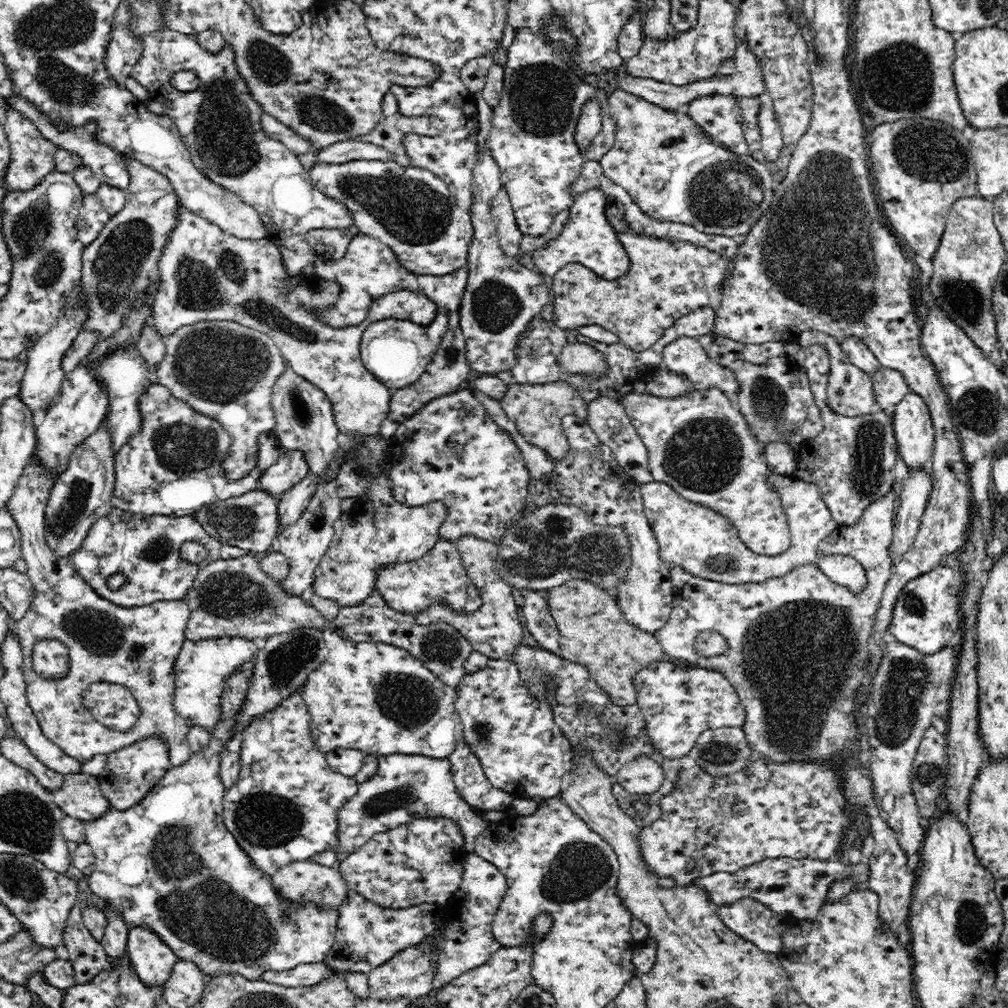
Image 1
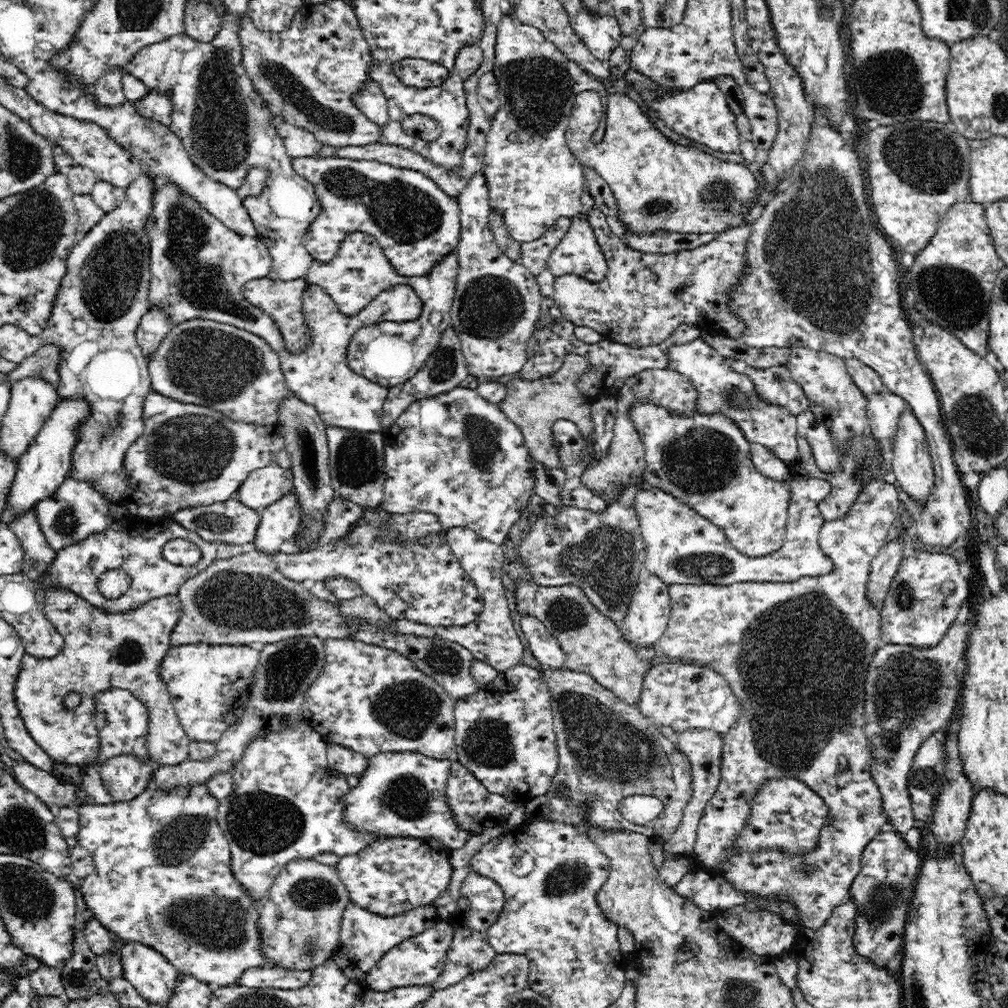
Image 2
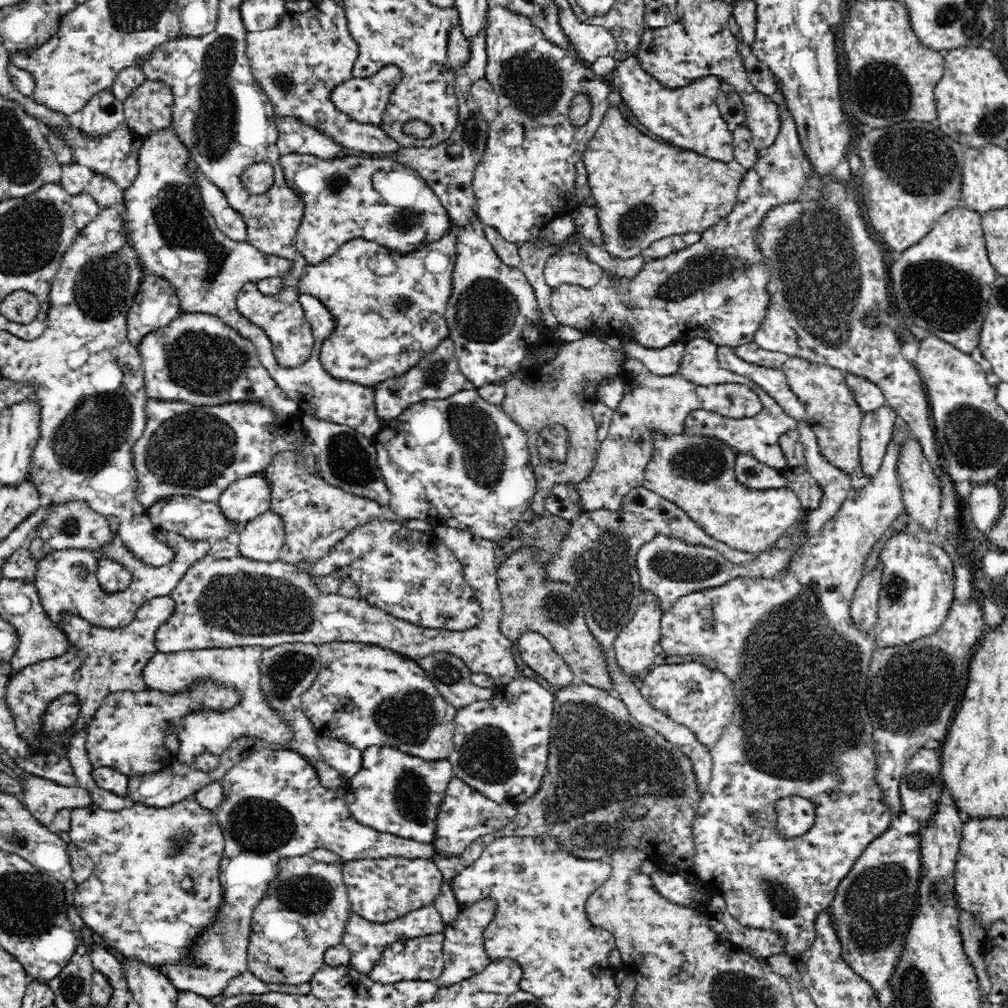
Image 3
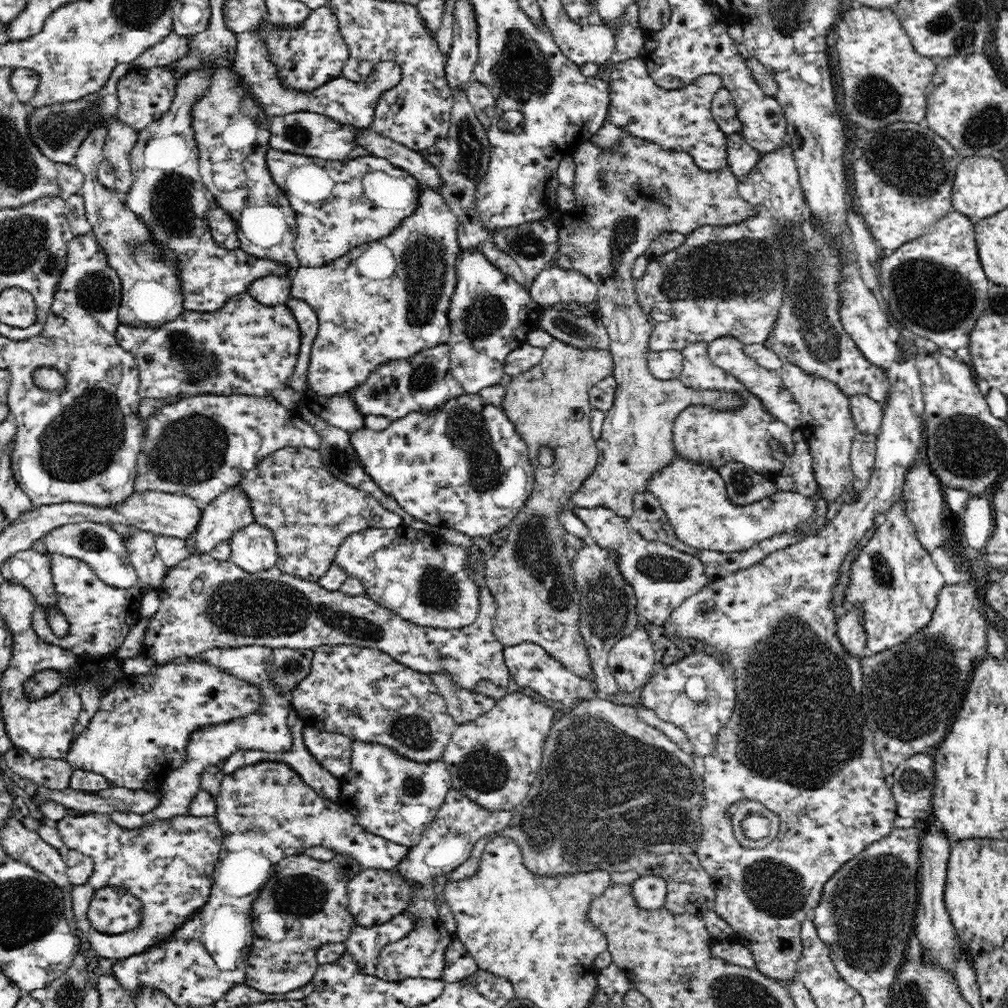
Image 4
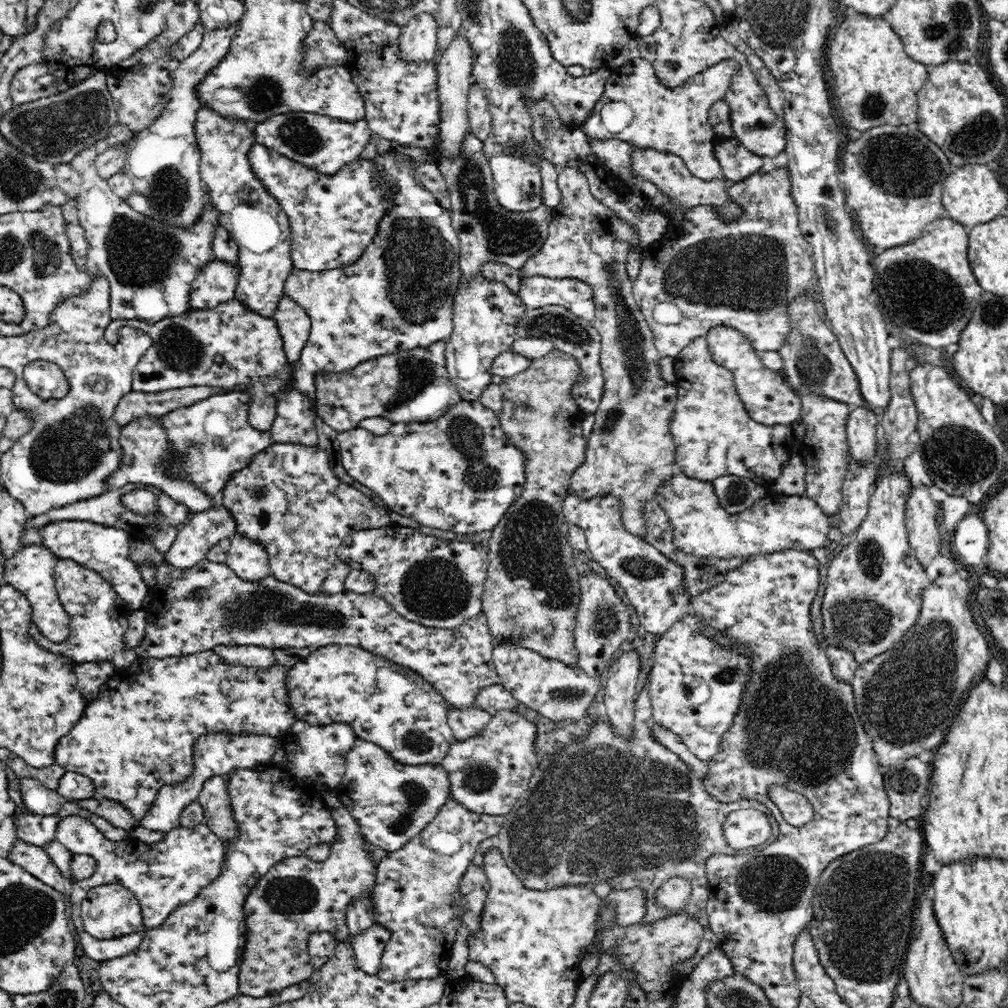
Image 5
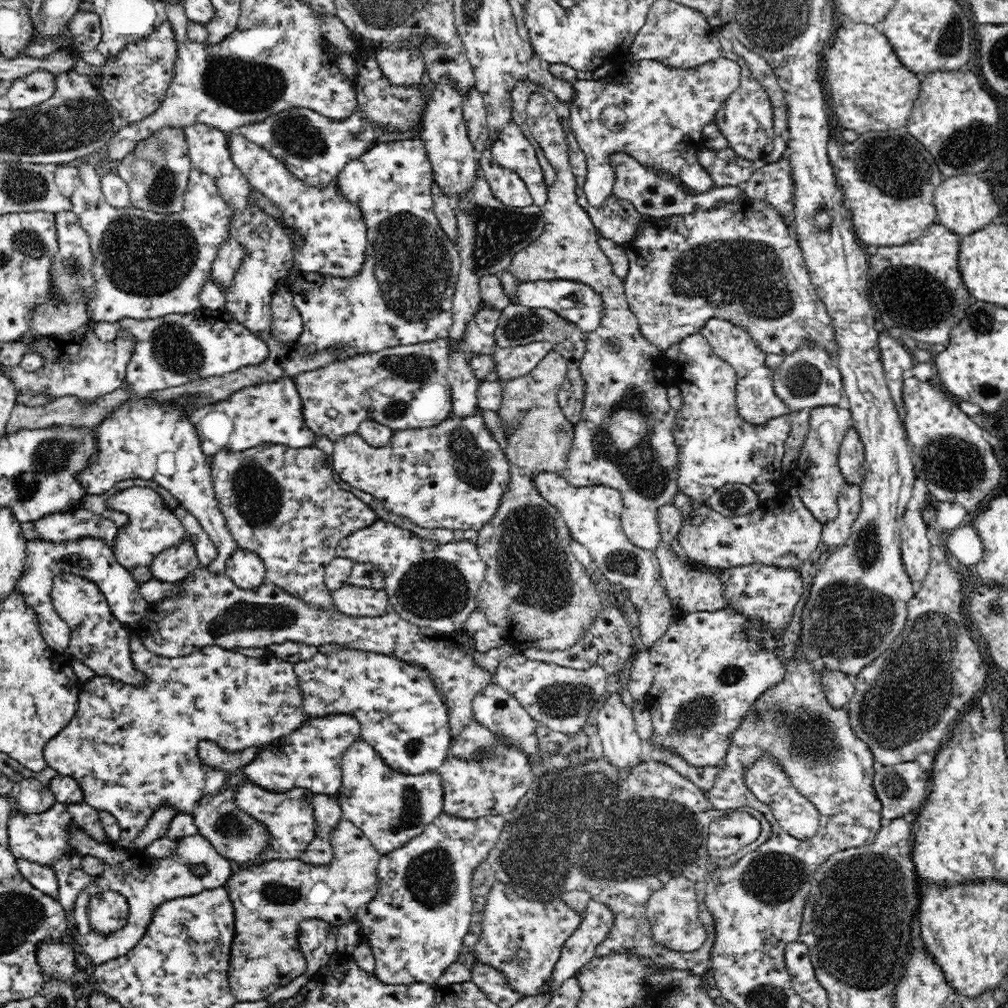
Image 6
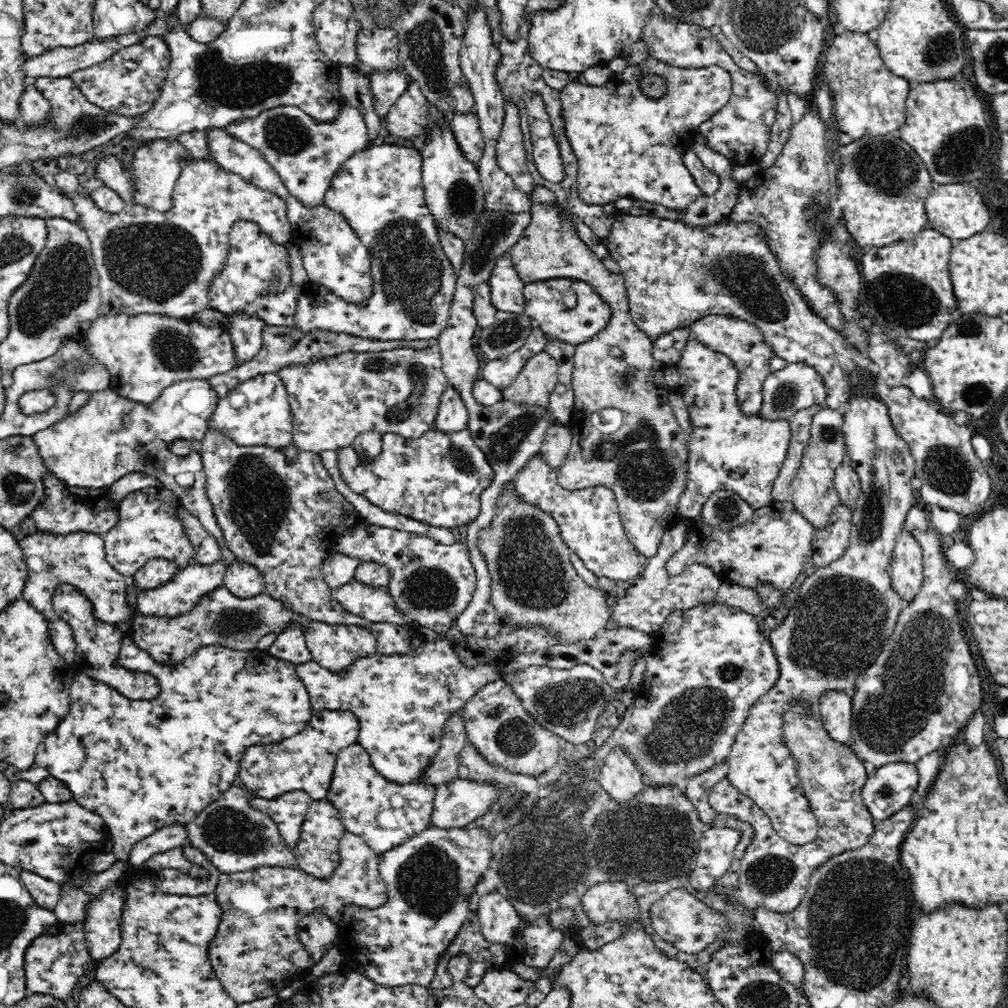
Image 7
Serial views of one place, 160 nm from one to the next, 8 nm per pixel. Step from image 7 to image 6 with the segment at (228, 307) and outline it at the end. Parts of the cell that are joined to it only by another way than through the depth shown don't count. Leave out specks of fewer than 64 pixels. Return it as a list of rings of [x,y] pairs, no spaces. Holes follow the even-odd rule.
[[[233,237],[222,244],[211,267],[211,280],[217,281],[225,290],[230,288],[231,281],[234,280],[246,255],[248,255],[246,247],[240,245]]]

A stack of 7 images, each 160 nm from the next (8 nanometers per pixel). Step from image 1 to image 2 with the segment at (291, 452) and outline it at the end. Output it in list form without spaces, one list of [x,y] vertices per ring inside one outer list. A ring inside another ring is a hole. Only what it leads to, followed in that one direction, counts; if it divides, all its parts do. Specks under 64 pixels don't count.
[[[277,464],[253,470],[247,480],[241,484],[234,497],[242,504],[249,504],[250,508],[257,508],[262,512],[282,496],[294,490],[294,472],[286,470]]]

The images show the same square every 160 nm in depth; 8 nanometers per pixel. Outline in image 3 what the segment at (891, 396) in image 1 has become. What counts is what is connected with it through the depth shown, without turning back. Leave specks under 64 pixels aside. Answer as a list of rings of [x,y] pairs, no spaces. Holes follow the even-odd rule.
[[[880,406],[874,412],[863,414],[859,430],[861,475],[872,478],[879,471],[888,443],[893,435],[896,417],[896,411],[891,406]]]

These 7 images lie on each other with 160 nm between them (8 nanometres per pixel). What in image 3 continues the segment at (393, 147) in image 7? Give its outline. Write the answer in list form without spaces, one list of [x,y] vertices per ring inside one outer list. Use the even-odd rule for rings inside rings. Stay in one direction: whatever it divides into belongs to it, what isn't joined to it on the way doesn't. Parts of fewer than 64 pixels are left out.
[[[455,225],[442,240],[418,247],[413,254],[393,254],[398,272],[392,276],[376,276],[362,257],[362,240],[358,238],[340,246],[336,254],[320,265],[307,265],[298,281],[300,294],[316,296],[330,311],[337,327],[333,335],[320,349],[321,363],[330,376],[338,380],[350,380],[354,384],[374,386],[386,379],[404,375],[422,357],[432,352],[442,340],[448,339],[450,330],[445,319],[445,310],[453,291],[453,271],[456,262],[458,230]]]

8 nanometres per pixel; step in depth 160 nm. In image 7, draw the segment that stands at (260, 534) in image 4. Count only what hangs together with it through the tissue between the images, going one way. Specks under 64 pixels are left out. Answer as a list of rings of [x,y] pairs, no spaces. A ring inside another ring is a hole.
[[[239,559],[228,566],[223,585],[238,597],[253,597],[265,589],[263,574],[253,564]]]

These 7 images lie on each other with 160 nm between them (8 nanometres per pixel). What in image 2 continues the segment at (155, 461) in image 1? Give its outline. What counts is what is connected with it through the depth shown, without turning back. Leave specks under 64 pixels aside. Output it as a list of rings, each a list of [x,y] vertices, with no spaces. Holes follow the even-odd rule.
[[[153,391],[143,402],[143,421],[142,436],[128,447],[124,456],[126,492],[116,500],[116,504],[128,508],[130,516],[171,516],[183,508],[224,502],[234,497],[253,470],[275,464],[277,452],[285,449],[282,427],[278,422],[263,425],[242,421],[232,423],[212,408],[184,404]]]

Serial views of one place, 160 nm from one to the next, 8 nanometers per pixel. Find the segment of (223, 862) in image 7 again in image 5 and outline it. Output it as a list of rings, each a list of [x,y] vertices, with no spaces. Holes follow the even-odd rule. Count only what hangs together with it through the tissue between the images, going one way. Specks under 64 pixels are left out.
[[[211,776],[204,782],[197,798],[206,817],[206,825],[213,829],[223,843],[238,833],[238,825],[233,818],[227,783],[220,776]]]

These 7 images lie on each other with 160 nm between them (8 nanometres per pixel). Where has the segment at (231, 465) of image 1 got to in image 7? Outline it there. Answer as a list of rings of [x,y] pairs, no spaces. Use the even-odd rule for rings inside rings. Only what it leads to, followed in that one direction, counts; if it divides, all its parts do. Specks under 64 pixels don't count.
[[[124,313],[102,315],[92,322],[84,336],[87,353],[100,360],[109,369],[112,383],[109,388],[124,398],[140,404],[152,404],[161,392],[181,380],[202,380],[232,370],[236,364],[236,348],[229,330],[221,324],[204,325],[197,320],[189,321],[166,314],[130,316]]]

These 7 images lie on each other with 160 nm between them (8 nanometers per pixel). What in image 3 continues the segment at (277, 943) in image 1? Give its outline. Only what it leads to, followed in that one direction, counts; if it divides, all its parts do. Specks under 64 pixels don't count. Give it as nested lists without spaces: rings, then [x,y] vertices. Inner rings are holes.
[[[194,796],[168,807],[154,809],[136,802],[131,808],[111,812],[92,802],[86,808],[71,810],[68,831],[71,843],[83,848],[94,861],[92,876],[77,884],[73,892],[75,908],[84,924],[104,939],[110,952],[116,950],[126,959],[156,966],[180,965],[190,958],[189,948],[202,931],[213,926],[225,896],[220,879],[225,838],[213,810],[202,808]],[[162,922],[191,926],[174,926],[174,930],[180,930],[180,940],[166,940],[162,934],[168,932],[162,932]]]

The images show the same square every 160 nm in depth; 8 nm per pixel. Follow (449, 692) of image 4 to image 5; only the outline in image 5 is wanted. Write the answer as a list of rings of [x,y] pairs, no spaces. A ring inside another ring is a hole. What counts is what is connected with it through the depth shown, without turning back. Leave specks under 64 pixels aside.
[[[452,705],[447,708],[447,723],[453,730],[456,741],[466,741],[471,737],[476,737],[478,732],[486,728],[490,720],[490,713],[476,705],[466,709],[456,709]]]

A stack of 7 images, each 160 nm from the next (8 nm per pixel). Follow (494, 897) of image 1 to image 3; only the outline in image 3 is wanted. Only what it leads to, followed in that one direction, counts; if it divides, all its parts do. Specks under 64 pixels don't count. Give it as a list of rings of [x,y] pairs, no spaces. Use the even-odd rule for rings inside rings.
[[[488,897],[476,900],[474,904],[462,906],[458,918],[445,925],[443,940],[443,958],[445,967],[442,974],[434,980],[439,987],[449,987],[462,982],[479,972],[482,972],[491,963],[486,955],[483,932],[495,915],[496,901]]]

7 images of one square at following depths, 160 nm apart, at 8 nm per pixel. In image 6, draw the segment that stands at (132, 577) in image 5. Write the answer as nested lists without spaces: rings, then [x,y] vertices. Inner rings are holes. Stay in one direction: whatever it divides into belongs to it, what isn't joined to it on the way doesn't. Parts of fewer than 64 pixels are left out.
[[[76,507],[69,512],[52,513],[33,522],[40,539],[52,543],[74,542],[80,539],[102,539],[116,550],[119,527],[110,519]]]

